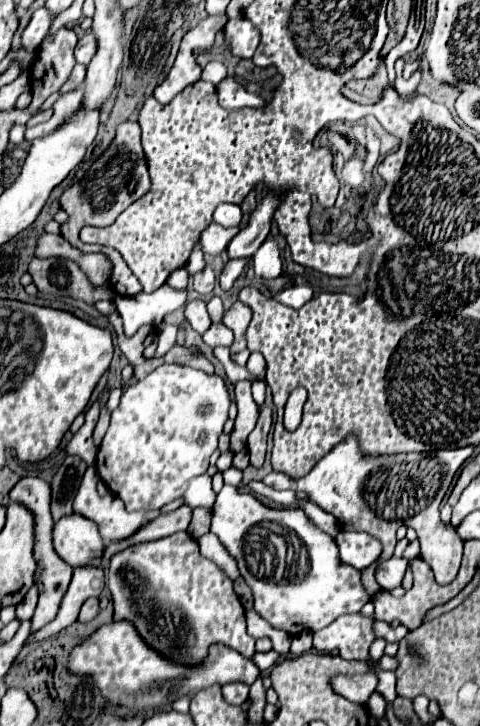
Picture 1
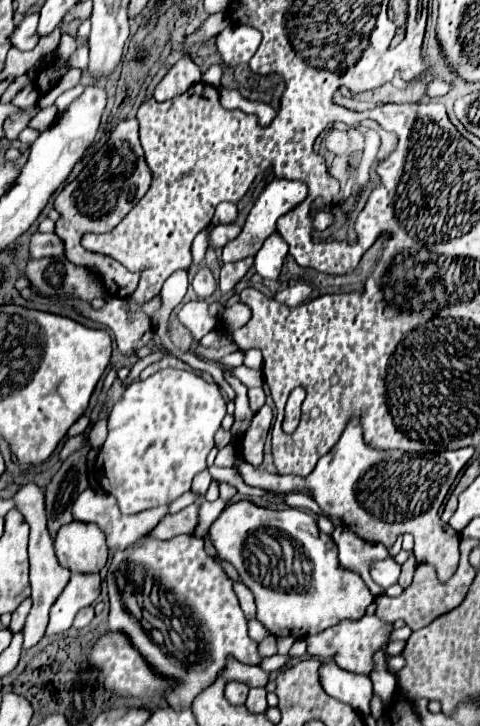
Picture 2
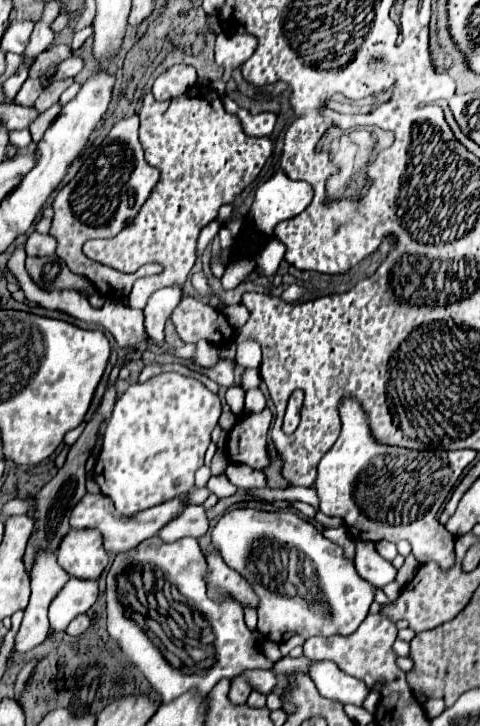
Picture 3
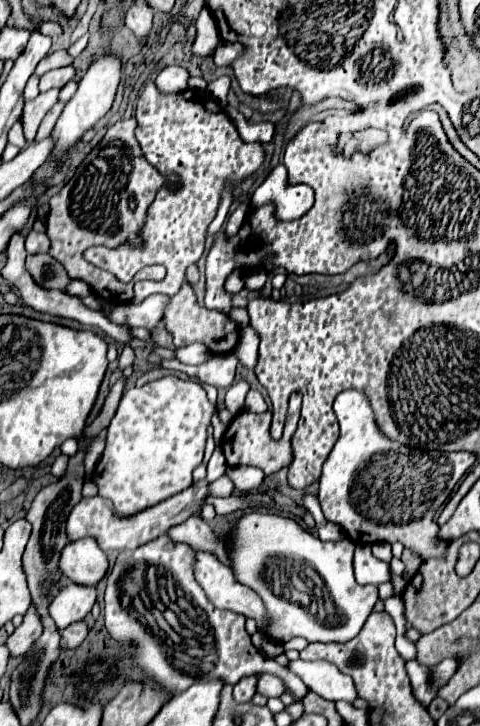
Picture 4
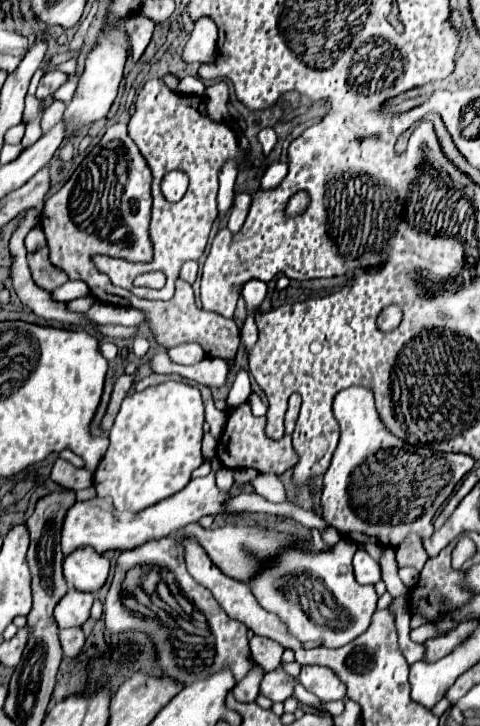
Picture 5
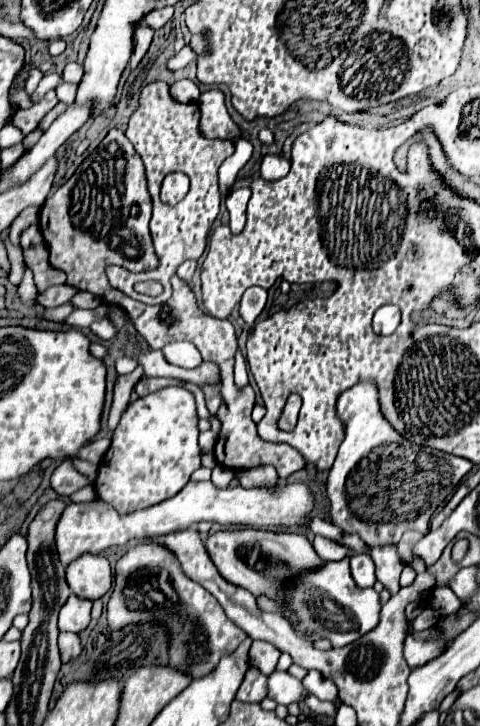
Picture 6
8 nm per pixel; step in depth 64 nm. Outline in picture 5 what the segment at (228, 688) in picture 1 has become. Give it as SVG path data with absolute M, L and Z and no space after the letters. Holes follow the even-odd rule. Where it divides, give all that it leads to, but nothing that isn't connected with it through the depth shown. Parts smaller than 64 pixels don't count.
M252 668L234 688L234 696L238 702L254 702L260 696L260 680L264 672L260 668Z

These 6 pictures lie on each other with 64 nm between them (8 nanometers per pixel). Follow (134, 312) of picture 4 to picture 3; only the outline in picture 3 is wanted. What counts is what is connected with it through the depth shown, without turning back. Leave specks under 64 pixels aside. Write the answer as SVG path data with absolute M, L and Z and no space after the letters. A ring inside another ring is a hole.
M162 288L150 296L146 302L148 306L144 308L144 328L148 336L164 344L164 324L170 318L172 310L180 302L182 288Z

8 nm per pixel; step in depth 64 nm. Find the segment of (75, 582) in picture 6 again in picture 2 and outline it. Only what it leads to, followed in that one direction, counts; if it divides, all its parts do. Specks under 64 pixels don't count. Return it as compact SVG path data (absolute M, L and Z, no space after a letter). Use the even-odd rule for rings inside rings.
M66 524L58 532L54 548L58 562L70 572L94 574L100 572L108 560L106 540L96 524Z

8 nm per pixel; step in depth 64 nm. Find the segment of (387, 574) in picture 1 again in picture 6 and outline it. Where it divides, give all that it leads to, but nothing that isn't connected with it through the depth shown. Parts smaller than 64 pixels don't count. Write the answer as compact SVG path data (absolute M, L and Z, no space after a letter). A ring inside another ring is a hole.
M358 554L350 560L350 572L352 572L352 578L354 582L360 586L360 588L370 588L374 586L376 582L376 576L374 576L374 562L370 556L366 554Z

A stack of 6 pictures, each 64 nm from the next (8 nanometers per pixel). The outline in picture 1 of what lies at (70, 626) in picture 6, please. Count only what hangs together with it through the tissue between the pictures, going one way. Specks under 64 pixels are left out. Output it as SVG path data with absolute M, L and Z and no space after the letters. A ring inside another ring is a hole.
M86 566L86 568L74 570L72 582L70 582L70 586L68 586L68 590L66 590L66 594L62 598L62 604L58 608L58 616L50 624L46 624L40 632L36 632L34 636L30 636L26 644L46 640L46 638L58 634L60 630L68 628L70 624L74 624L76 618L78 618L80 606L88 598L100 596L102 588L104 588L104 570L102 568Z

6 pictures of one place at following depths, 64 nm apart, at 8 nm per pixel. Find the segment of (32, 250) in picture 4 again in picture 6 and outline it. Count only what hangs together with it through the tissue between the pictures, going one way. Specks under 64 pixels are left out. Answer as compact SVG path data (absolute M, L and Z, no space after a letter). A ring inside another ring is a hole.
M32 224L28 226L22 236L20 236L20 244L22 248L28 248L28 246L34 246L34 244L42 244L42 232L40 232L40 226L38 224Z

